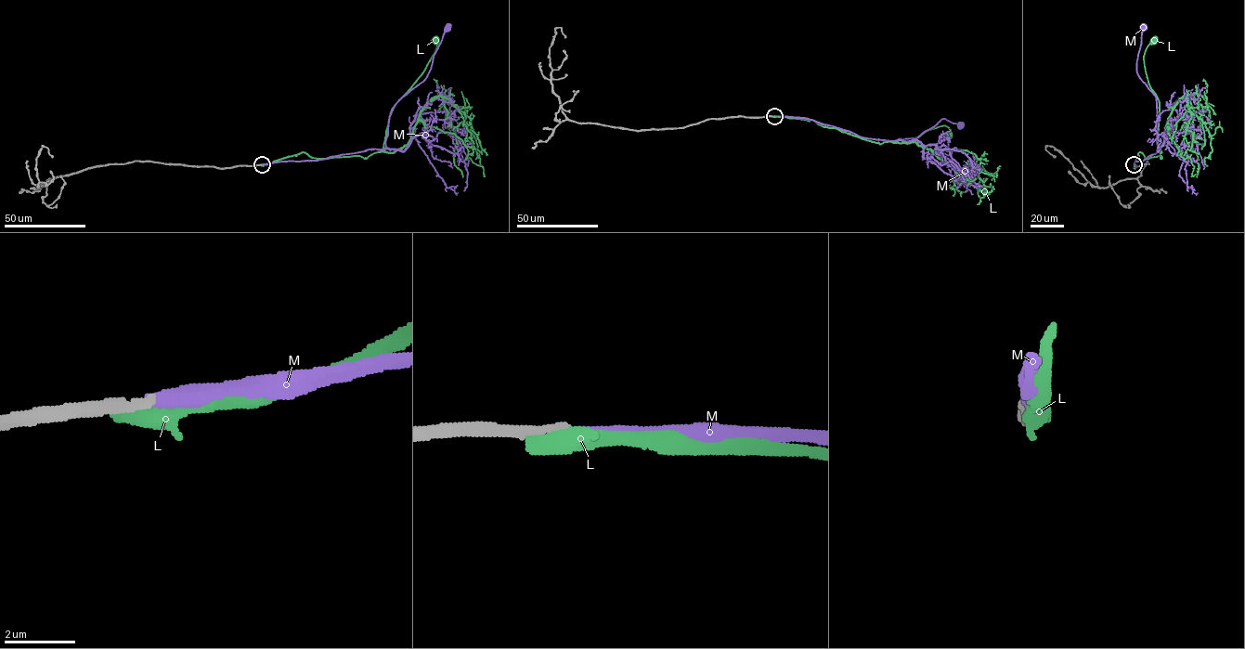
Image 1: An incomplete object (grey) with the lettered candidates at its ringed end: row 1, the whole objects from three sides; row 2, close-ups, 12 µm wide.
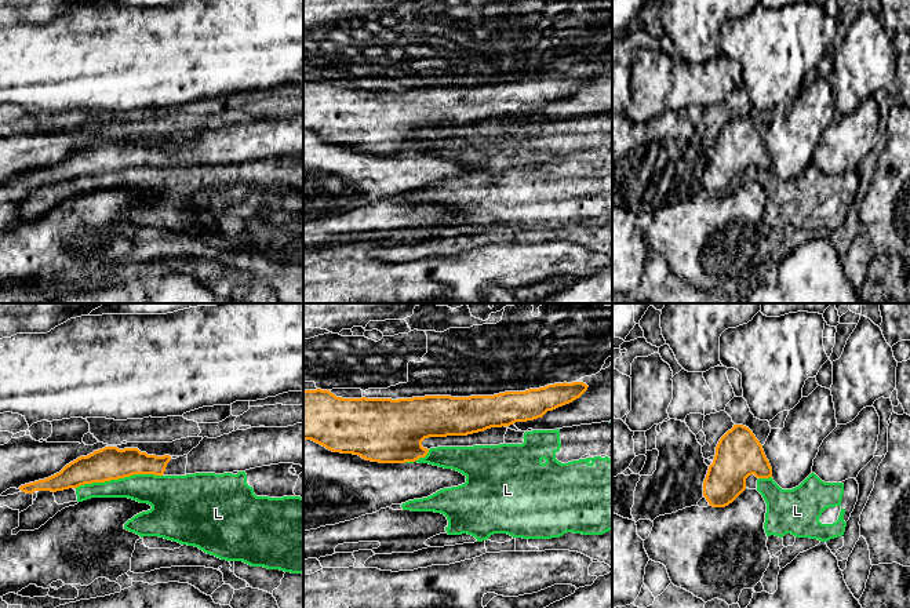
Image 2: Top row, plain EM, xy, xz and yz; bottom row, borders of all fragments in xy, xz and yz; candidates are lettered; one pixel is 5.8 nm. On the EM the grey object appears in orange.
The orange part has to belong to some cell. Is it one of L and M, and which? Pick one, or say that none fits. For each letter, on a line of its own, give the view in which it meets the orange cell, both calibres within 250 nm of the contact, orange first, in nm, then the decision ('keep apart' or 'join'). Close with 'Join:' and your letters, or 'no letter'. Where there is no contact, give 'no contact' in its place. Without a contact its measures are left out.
L: contact in xy; calibres 190 and 190 nm; keep apart
M: no contact; join
Join: M

